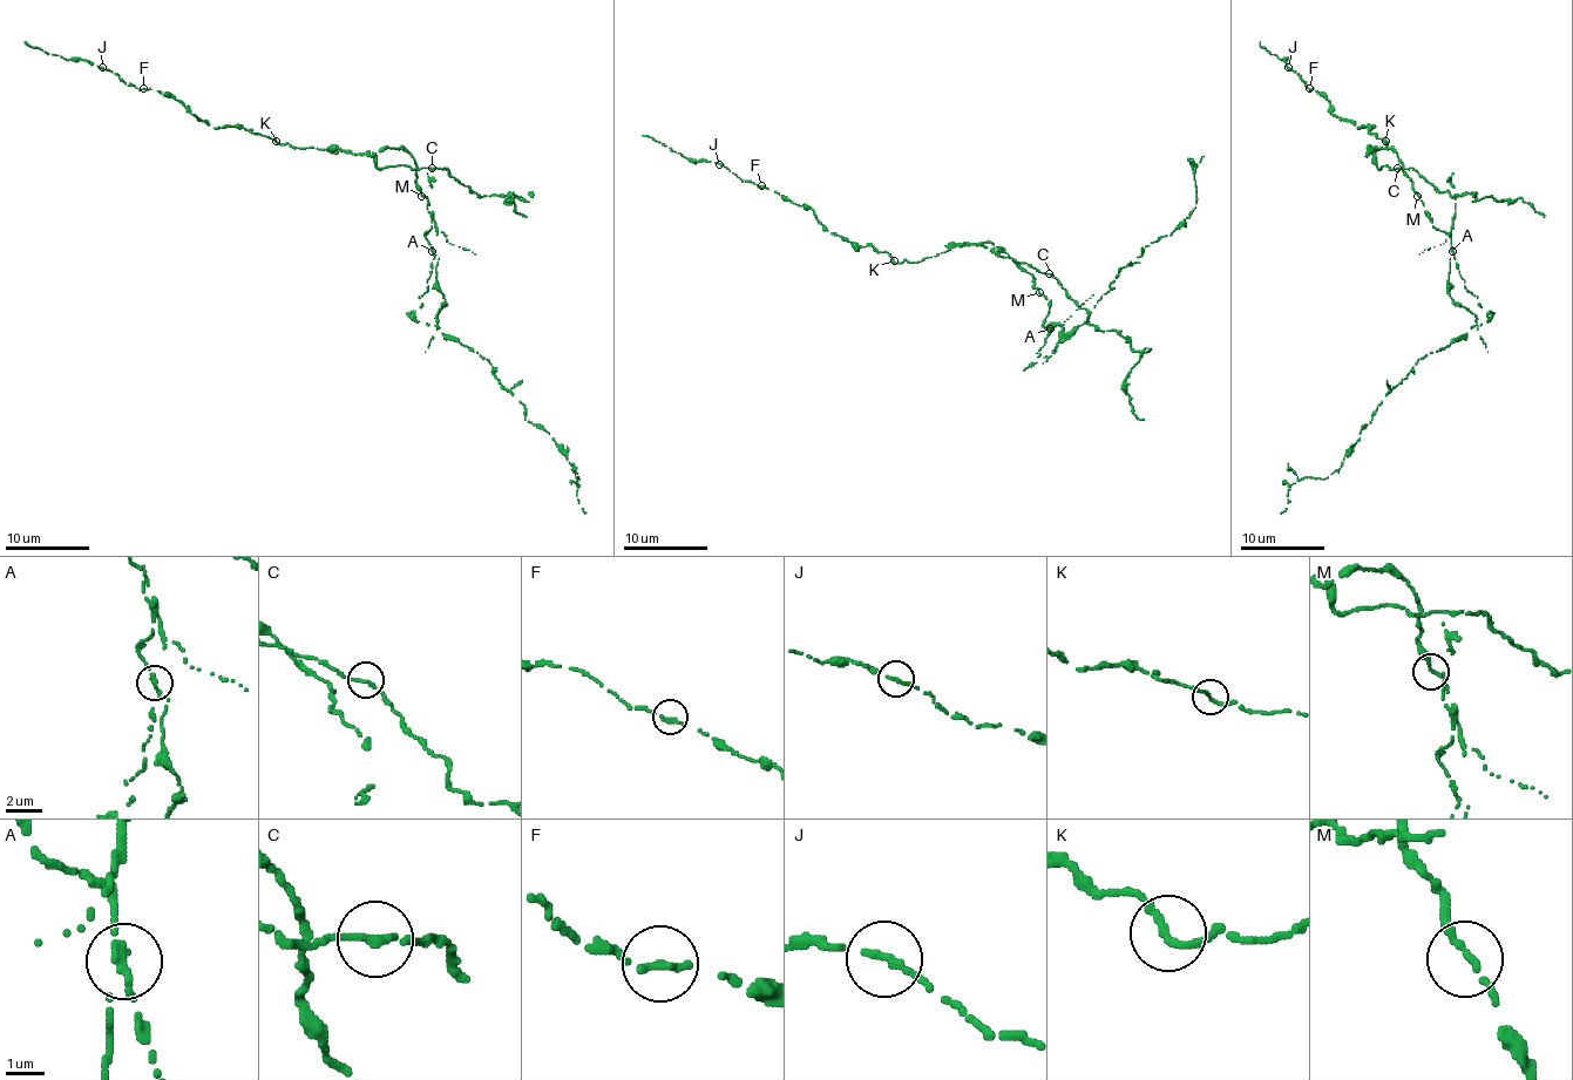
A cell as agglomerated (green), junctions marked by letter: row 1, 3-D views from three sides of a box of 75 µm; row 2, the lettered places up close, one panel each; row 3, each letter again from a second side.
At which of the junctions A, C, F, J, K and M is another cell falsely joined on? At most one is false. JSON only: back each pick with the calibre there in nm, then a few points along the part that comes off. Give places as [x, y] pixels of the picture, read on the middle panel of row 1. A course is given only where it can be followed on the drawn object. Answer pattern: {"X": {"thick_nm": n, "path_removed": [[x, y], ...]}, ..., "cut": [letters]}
{"A": {"thick_nm": 320, "path_removed": [[1049, 328], [1035, 364], [1080, 326], [1141, 248], [1191, 217], [1194, 164], [1202, 156]]}, "cut": ["A"]}

